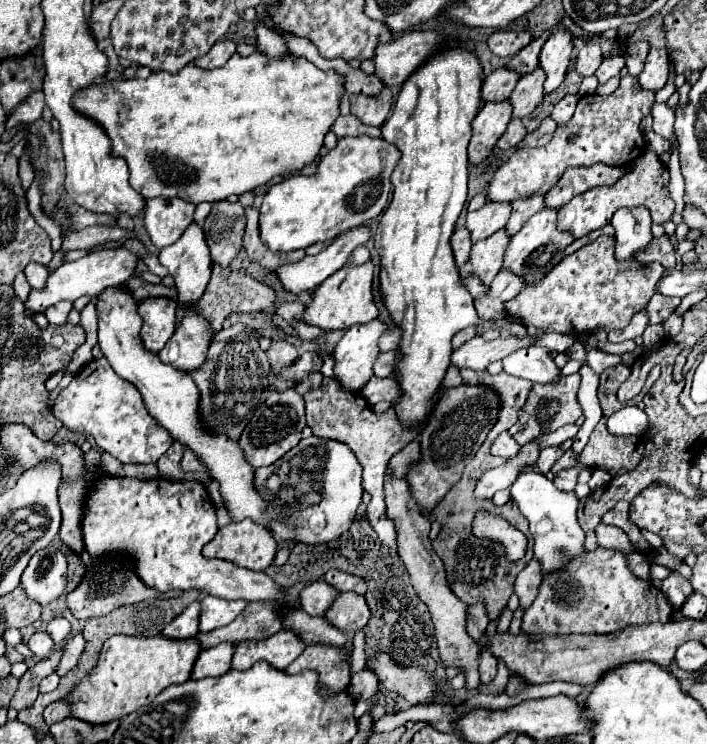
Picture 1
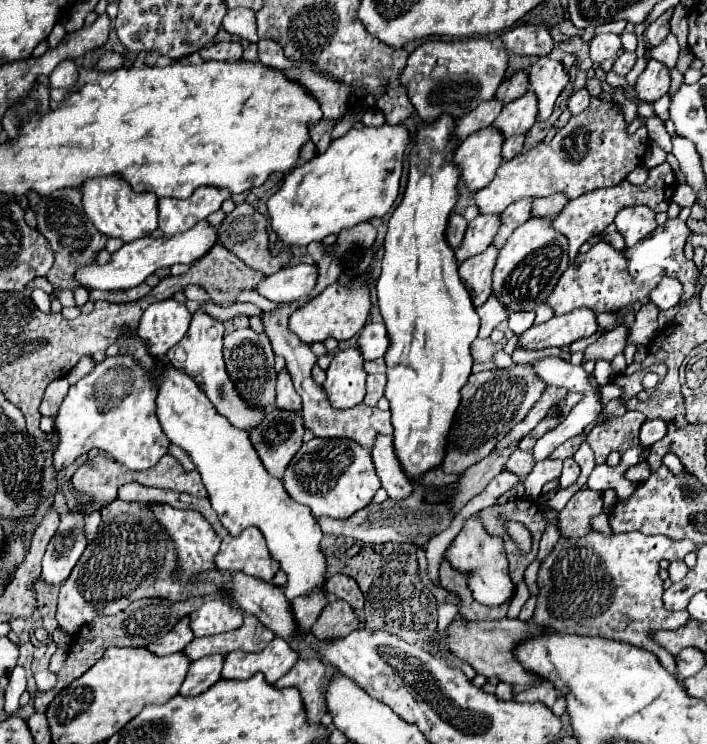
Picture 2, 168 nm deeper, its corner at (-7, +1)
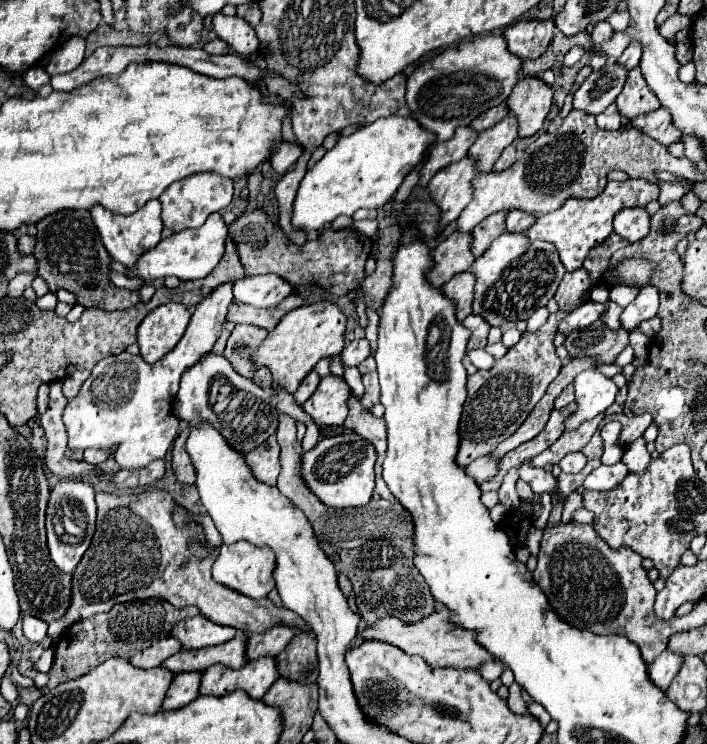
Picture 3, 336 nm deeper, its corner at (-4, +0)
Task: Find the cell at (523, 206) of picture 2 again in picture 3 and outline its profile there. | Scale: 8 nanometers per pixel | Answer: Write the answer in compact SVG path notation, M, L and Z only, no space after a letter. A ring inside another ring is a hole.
M497 212L497 214L485 218L481 224L477 224L477 228L473 228L473 232L471 232L471 252L473 252L475 258L479 258L489 248L489 244L497 236L503 234L505 216L507 216L507 212Z

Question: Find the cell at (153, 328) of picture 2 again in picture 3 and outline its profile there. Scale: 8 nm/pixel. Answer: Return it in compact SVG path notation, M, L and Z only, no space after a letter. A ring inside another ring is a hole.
M169 302L149 312L137 330L141 358L147 364L159 362L167 352L177 346L177 342L185 334L189 318L191 312L177 302Z

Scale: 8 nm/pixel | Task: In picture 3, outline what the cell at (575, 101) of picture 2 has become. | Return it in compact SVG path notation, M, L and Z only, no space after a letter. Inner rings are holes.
M607 62L603 68L593 70L581 88L575 92L573 108L589 114L601 114L621 94L627 80L627 68L619 62Z

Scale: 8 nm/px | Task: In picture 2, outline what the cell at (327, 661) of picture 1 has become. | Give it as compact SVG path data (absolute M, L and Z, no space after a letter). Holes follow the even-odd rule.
M300 659L284 677L280 677L276 687L298 687L308 711L310 723L320 723L326 713L326 689L334 675L334 667L322 659Z

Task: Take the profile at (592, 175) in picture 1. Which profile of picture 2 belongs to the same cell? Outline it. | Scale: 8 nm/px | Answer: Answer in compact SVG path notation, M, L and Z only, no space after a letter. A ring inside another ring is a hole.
M556 193L556 195L542 197L542 199L534 199L532 215L534 217L556 217L564 209L566 203L568 203L568 197L564 193Z

